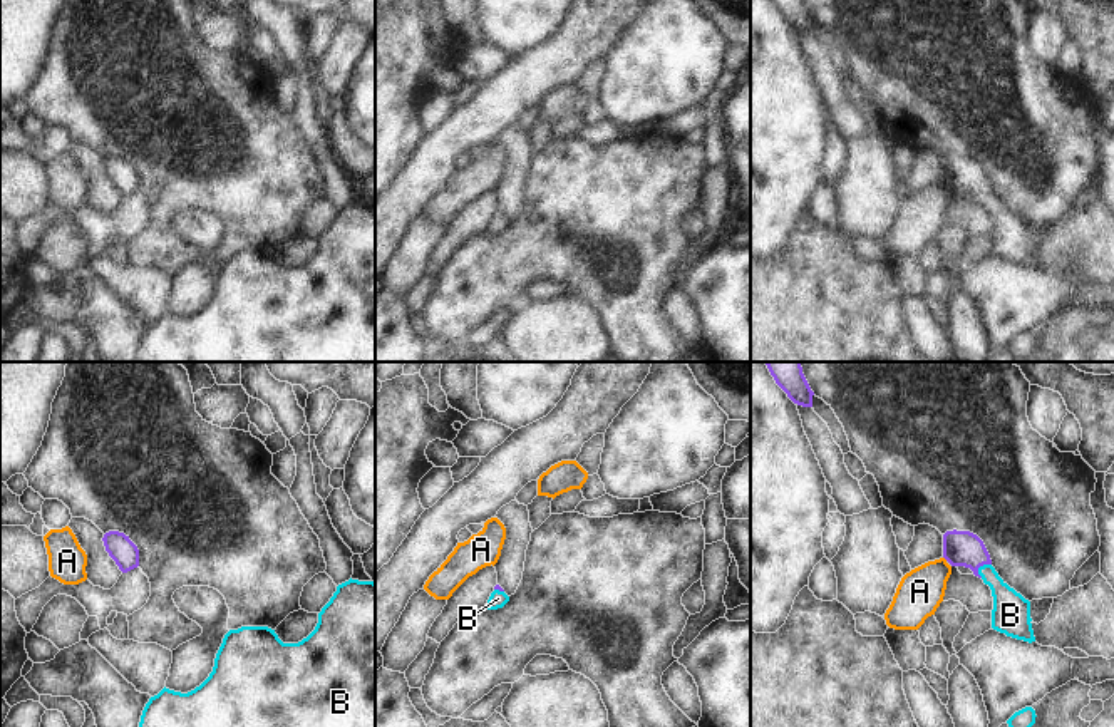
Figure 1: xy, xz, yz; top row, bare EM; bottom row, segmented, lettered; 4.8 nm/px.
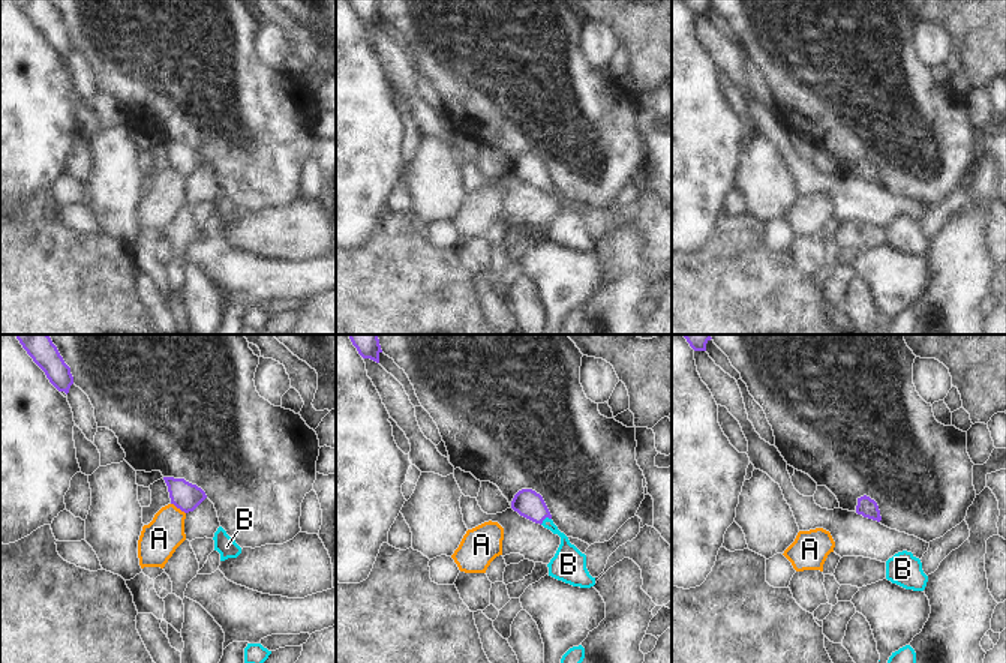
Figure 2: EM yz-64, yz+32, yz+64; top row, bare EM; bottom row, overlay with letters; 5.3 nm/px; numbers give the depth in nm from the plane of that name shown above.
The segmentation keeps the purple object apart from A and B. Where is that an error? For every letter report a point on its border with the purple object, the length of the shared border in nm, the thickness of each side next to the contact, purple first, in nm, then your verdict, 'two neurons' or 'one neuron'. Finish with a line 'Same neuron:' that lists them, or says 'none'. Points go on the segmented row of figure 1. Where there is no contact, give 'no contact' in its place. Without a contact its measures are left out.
A: meets purple in yz at (945, 558); contact 30 nm long; 180 nm thick on the purple side, 220 nm on the other; two neurons
B: meets purple in yz at (982, 565); contact 90 nm long; 180 nm thick on the purple side, 170 nm on the other; one neuron
Same neuron: B

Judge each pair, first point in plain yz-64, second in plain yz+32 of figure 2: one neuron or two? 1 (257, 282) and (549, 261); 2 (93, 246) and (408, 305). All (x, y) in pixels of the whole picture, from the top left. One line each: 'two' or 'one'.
1: one
2: one

